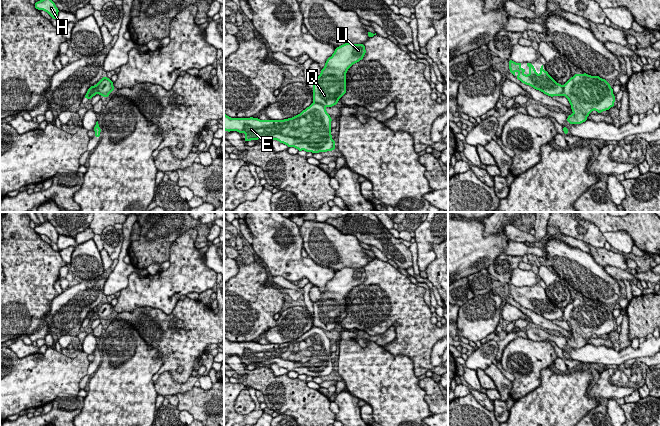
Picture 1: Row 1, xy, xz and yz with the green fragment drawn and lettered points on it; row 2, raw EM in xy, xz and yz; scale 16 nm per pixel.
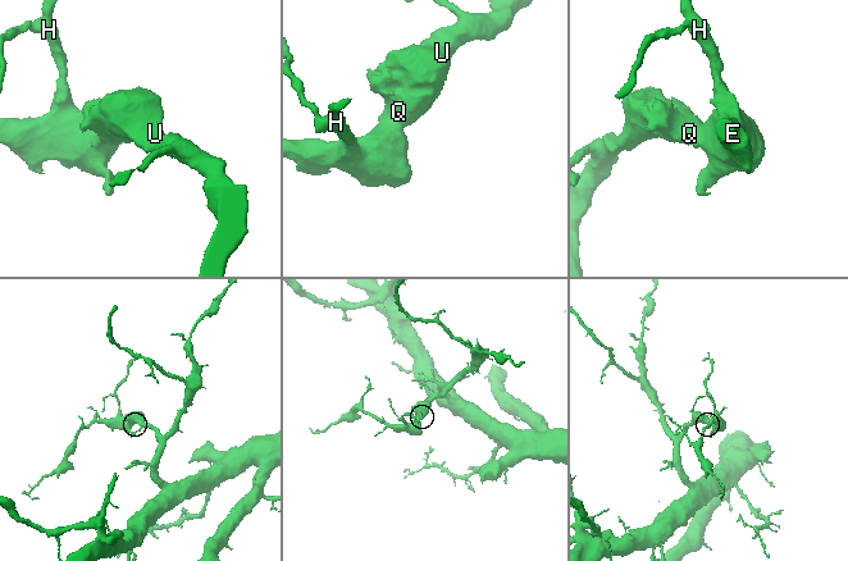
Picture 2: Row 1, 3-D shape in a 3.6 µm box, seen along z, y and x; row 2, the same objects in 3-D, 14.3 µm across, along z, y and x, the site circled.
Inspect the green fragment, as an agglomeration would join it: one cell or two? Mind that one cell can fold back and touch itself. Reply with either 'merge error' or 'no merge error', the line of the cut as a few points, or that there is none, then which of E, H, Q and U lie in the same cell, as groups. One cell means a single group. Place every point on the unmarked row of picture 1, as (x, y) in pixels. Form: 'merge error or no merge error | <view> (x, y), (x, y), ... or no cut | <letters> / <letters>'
merge error | xz (314, 325), (324, 331) | E H / Q U

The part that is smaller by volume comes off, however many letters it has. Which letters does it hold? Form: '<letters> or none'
E, H

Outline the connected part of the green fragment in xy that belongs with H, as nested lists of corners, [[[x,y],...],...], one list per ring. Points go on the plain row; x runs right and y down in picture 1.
[[[46,221],[41,225],[36,226],[34,230],[38,234],[46,235],[51,242],[57,243],[59,234],[50,222]]]

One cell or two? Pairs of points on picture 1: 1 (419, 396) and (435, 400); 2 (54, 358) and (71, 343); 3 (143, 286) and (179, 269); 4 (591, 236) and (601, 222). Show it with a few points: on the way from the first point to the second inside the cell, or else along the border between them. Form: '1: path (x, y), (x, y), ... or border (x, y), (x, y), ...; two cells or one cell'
1: border (417, 384), (425, 392), (425, 401), (431, 413); two cells
2: border (82, 351), (74, 357), (67, 357), (61, 353); two cells
3: path (152, 284), (164, 284), (170, 278); one cell
4: border (590, 222), (602, 233); two cells

